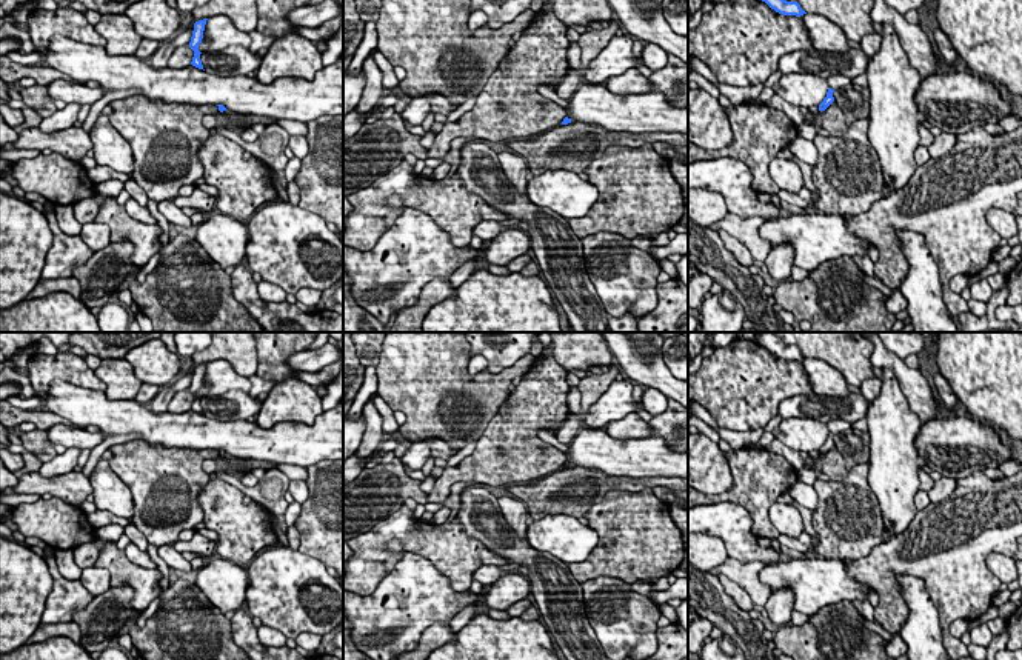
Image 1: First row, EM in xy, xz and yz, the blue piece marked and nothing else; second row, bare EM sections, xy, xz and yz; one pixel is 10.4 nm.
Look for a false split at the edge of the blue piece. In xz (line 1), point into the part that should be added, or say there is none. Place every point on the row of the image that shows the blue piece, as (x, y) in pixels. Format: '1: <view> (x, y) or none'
1: none

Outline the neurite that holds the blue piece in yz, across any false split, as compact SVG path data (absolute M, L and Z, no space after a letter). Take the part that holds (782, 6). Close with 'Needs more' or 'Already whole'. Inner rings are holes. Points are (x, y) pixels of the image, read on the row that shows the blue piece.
M762 0L762 2L765 2L771 9L783 15L800 17L807 14L797 2L787 2L787 0Z. Already whole

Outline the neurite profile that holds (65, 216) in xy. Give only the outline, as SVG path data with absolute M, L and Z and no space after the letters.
M55 205L55 218L66 235L80 235L82 225L75 220L72 205Z

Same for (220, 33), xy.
M226 15L208 18L203 37L209 43L206 51L222 51L232 45L249 48L252 43L249 32L237 29Z

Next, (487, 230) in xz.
M483 220L473 229L473 235L485 242L485 240L493 240L503 229L505 228L499 223L499 220Z

